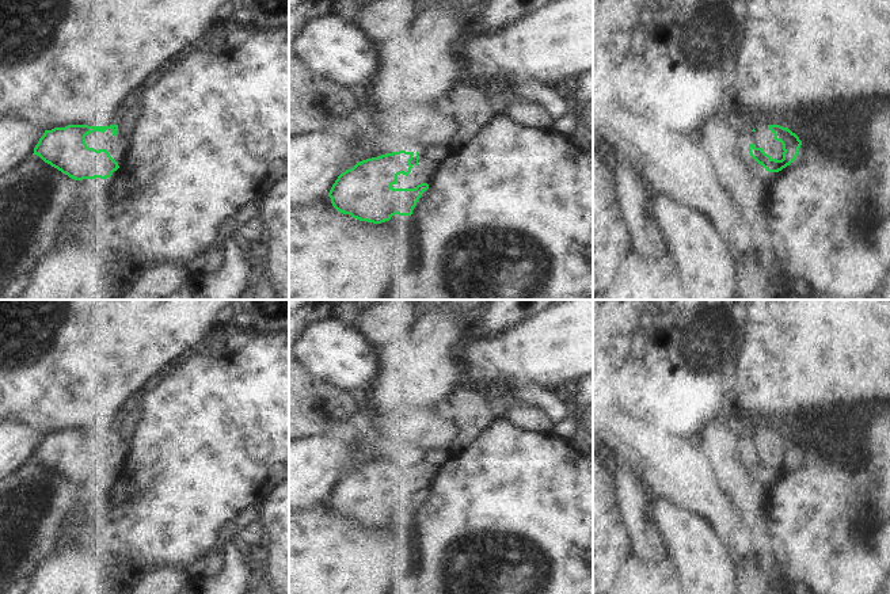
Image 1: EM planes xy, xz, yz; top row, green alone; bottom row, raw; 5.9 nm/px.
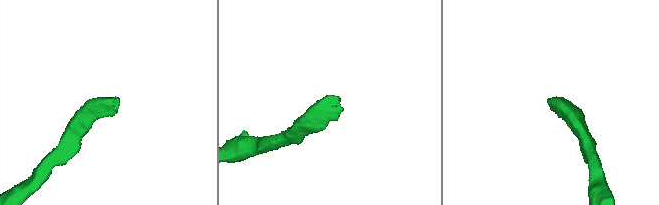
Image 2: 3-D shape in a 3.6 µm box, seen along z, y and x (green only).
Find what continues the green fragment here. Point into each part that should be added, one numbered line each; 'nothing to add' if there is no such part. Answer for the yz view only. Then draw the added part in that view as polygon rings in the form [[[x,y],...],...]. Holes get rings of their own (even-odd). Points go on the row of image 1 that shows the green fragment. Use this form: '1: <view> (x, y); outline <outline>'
1: yz (763, 137); outline [[[743,123],[745,133],[748,136],[749,144],[753,144],[756,148],[762,148],[771,159],[781,160],[783,159],[783,145],[780,141],[775,140],[773,133],[768,129],[768,123]]]

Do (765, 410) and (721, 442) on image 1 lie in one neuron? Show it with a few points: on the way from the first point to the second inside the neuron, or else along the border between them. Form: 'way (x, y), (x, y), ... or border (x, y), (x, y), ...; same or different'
border (737, 422), (742, 427); different

